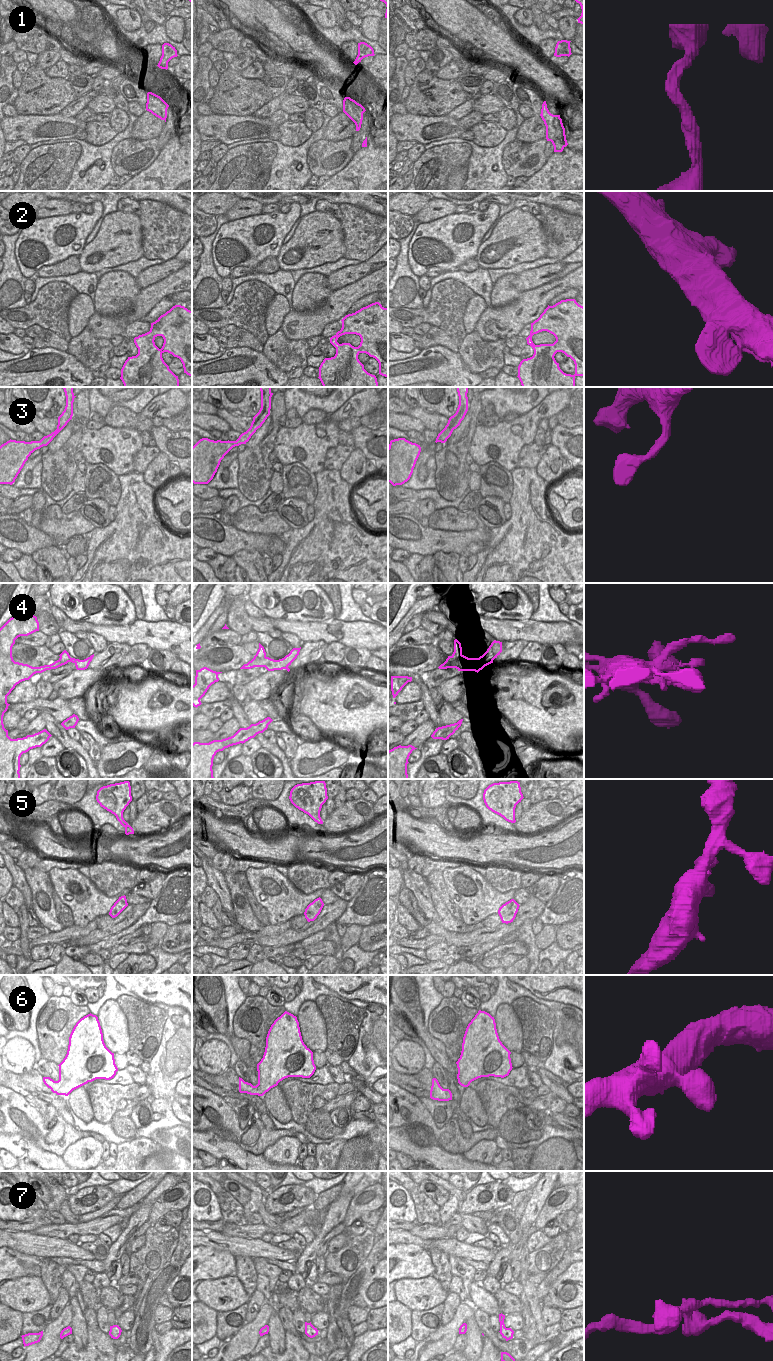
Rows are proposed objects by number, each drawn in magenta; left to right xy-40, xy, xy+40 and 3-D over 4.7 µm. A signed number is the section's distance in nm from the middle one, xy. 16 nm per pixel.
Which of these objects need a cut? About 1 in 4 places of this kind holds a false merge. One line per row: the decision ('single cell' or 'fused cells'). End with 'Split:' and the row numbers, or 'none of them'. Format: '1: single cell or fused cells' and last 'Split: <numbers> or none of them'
1: single cell
2: single cell
3: single cell
4: single cell
5: single cell
6: single cell
7: single cell
Split: none of them

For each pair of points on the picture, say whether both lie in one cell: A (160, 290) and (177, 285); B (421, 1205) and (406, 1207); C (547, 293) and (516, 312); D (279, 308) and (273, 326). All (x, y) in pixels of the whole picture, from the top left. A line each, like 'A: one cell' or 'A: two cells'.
A: one cell
B: two cells
C: one cell
D: one cell

